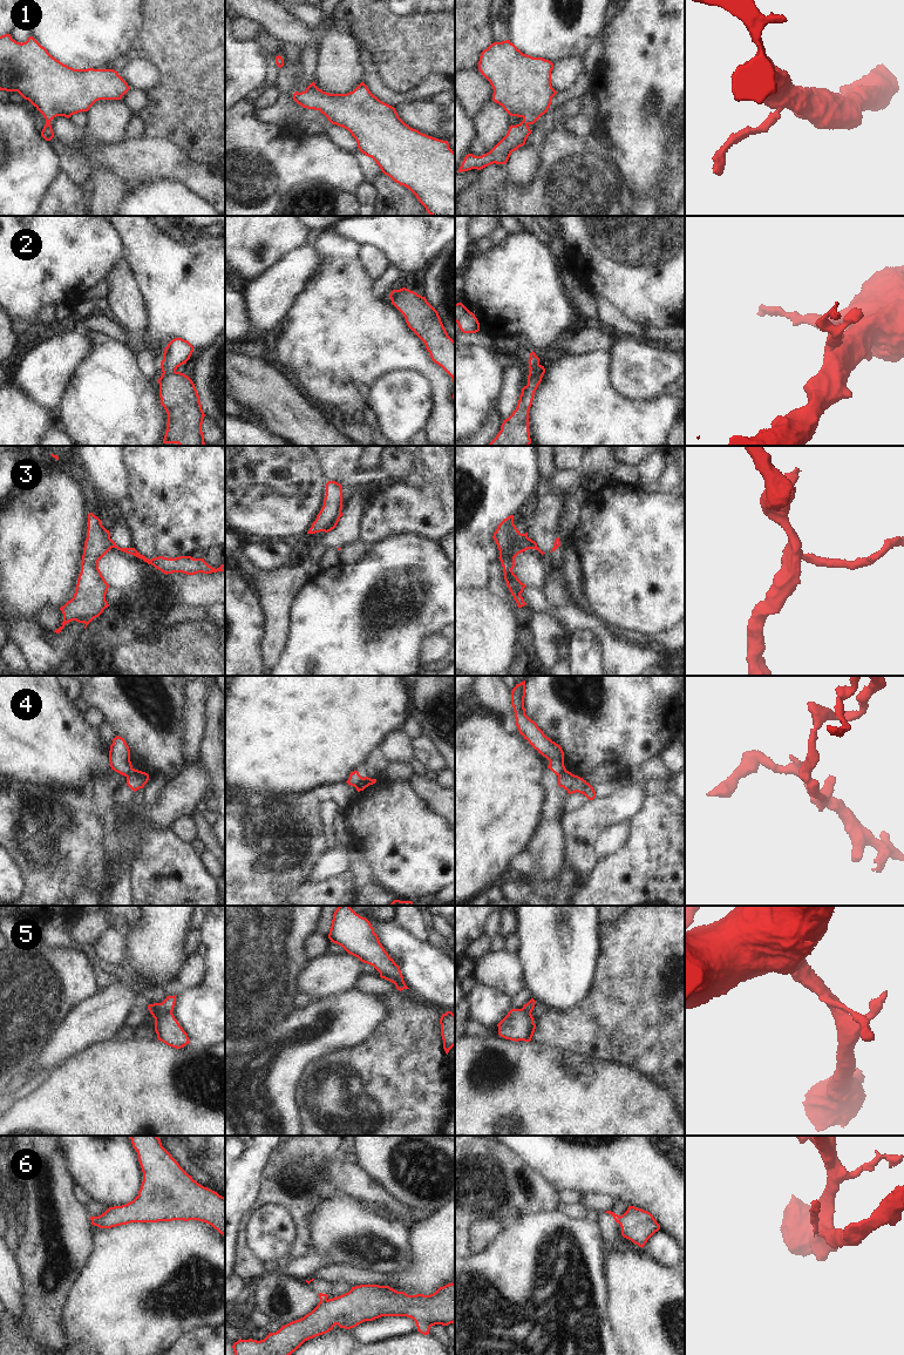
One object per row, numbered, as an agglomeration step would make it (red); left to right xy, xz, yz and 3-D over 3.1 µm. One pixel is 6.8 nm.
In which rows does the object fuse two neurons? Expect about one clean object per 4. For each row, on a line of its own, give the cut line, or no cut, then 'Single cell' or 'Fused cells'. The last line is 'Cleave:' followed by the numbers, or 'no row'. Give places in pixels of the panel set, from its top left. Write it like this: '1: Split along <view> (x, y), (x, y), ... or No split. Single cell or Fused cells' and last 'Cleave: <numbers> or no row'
1: No split. Single cell
2: Split along yz (539, 365), (534, 372), (529, 373). Fused cells
3: Split along yz (527, 537), (527, 543), (531, 548). Fused cells
4: Split along xz (362, 778), (355, 787). Fused cells
5: Split along xy (171, 1011), (153, 1015). Fused cells
6: Split along xy (92, 1217), (96, 1218). Fused cells
Cleave: 2, 3, 4, 5, 6

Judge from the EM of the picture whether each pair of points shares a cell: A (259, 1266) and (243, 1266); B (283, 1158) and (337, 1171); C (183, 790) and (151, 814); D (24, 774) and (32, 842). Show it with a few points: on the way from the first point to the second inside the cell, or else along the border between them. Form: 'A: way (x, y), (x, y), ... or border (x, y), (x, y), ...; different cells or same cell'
A: way (256, 1266), (246, 1266); same cell
B: border (354, 1163), (331, 1164), (326, 1181); different cells
C: way (175, 798), (160, 813); same cell
D: border (22, 783), (52, 785); different cells

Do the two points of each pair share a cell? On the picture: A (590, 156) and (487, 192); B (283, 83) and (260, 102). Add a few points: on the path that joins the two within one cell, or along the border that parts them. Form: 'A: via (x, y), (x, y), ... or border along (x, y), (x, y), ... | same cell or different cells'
A: border along (508, 181), (497, 191), (500, 203) | different cells
B: border along (274, 86), (280, 93) | different cells

